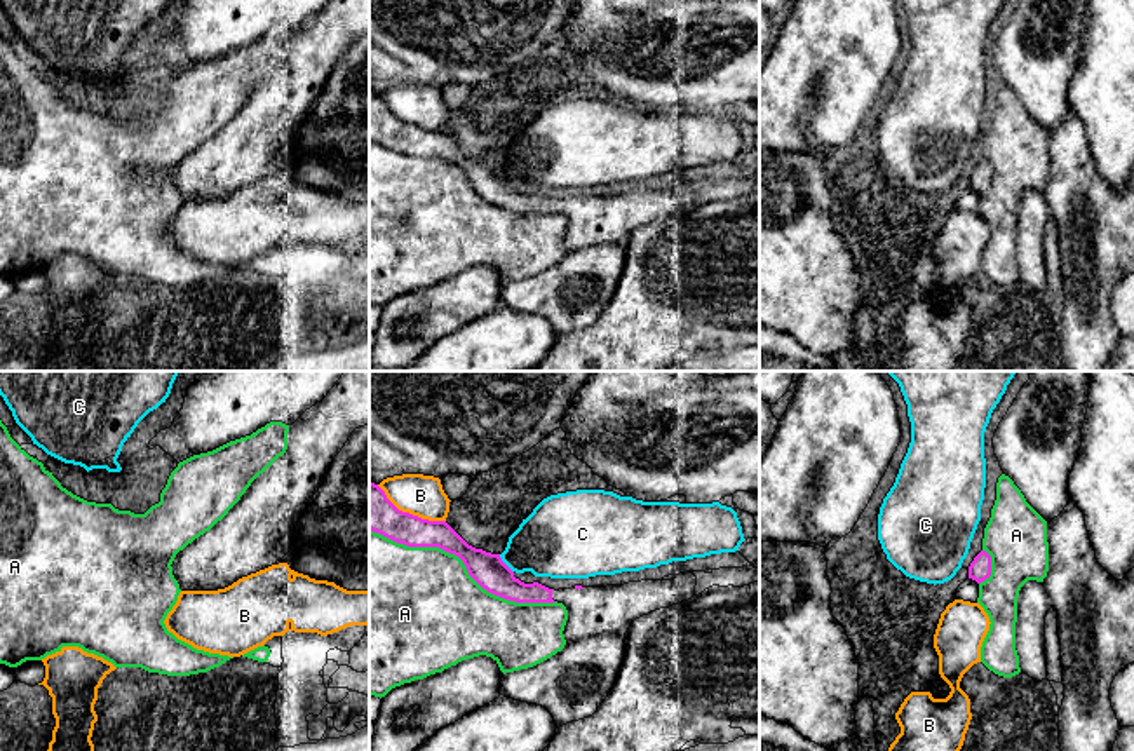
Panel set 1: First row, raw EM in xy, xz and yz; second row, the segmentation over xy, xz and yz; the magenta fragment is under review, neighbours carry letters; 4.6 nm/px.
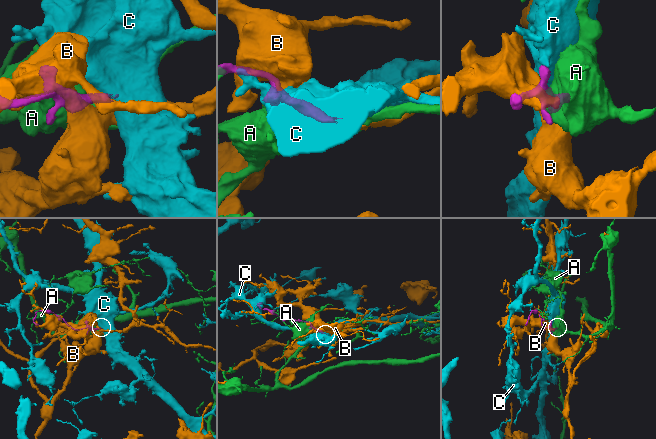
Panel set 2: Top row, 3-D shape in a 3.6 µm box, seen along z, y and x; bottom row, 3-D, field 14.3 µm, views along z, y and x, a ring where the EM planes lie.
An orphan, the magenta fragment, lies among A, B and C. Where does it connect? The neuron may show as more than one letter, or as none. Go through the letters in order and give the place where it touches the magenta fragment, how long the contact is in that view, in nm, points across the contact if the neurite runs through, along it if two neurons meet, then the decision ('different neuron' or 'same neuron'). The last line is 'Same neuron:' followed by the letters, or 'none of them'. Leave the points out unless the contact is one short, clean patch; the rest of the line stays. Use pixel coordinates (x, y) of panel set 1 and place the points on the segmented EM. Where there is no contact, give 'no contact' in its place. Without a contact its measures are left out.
A: xz (464, 563) | 950 nm | different neuron
B: xz (408, 513) | 360 nm | different neuron
C: xz (504, 563) | 110 nm | different neuron
Same neuron: none of them

